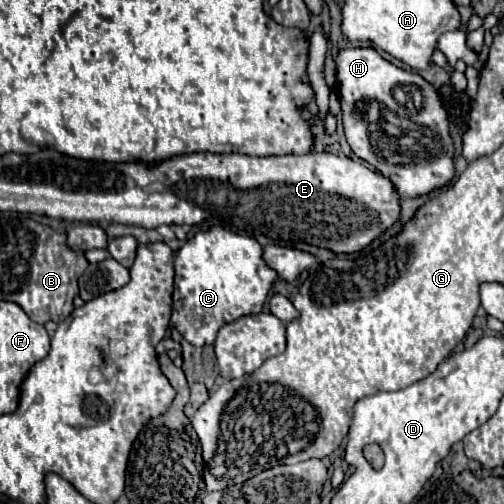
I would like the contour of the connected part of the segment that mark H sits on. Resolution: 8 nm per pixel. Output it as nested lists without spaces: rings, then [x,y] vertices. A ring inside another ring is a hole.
[[[375,48],[341,50],[337,56],[337,80],[349,146],[361,160],[369,162],[371,166],[375,166],[375,170],[387,176],[397,186],[401,198],[425,196],[437,188],[451,184],[455,176],[455,146],[449,134],[449,118],[443,108],[443,100],[433,84],[429,84],[415,72],[397,68],[395,64],[385,60]],[[371,100],[385,104],[399,118],[415,124],[417,128],[407,128],[409,132],[403,132],[403,136],[399,138],[389,138],[381,132],[381,140],[373,140],[363,118],[367,112],[365,104]]]

